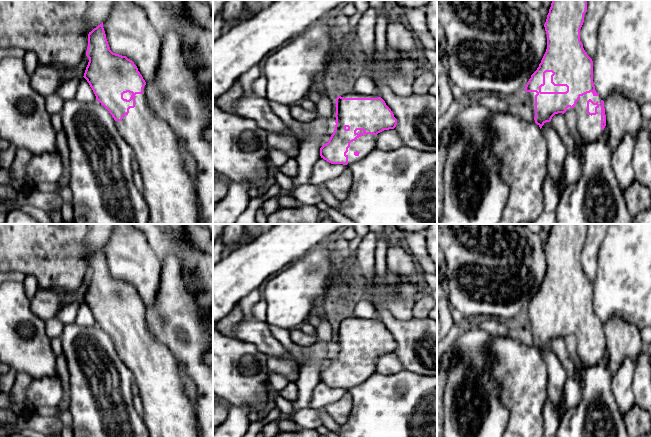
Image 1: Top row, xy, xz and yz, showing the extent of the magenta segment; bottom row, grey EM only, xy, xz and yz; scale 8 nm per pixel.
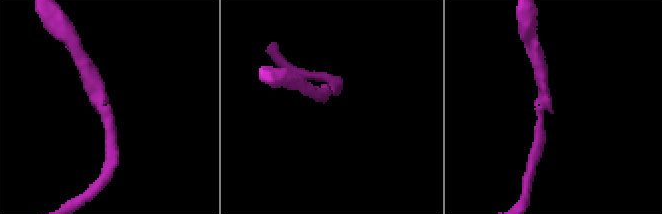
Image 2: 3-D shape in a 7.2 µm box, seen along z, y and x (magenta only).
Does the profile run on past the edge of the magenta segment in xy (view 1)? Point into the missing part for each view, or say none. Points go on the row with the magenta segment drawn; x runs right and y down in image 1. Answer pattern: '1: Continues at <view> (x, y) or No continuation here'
1: Continues at xy (169, 191)

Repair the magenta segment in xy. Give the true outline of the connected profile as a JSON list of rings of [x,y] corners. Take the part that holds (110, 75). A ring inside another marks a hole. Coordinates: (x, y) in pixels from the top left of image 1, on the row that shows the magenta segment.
[[[103,22],[88,34],[86,56],[89,58],[84,78],[92,88],[96,100],[115,120],[116,127],[133,149],[144,189],[143,197],[149,207],[149,224],[198,224],[196,188],[182,163],[176,135],[168,123],[155,115],[149,106],[146,82],[134,62],[113,53],[106,39]]]

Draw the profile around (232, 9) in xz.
[[[227,0],[222,8],[225,24],[232,24],[242,14],[244,6],[244,0]]]

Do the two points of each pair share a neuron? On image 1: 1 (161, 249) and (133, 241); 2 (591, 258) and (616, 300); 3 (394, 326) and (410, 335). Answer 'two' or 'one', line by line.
1: two
2: two
3: one

